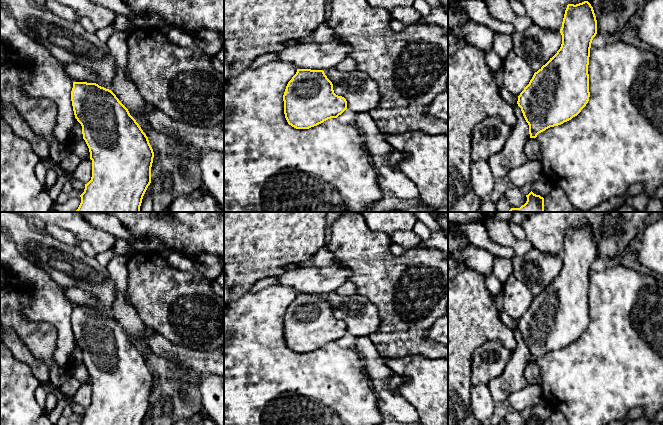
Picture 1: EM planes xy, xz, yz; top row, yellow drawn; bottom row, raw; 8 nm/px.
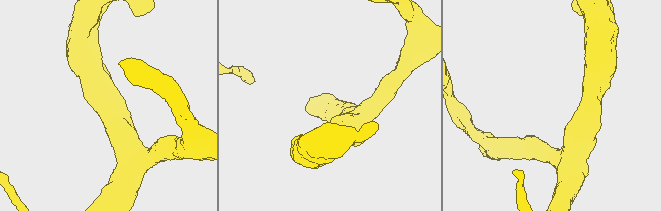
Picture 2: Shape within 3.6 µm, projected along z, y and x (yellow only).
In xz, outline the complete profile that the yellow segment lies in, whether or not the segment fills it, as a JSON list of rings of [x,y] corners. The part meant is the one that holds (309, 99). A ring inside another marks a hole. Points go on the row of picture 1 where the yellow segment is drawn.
[[[297,69],[286,86],[283,101],[285,118],[296,129],[317,126],[347,109],[346,99],[334,93],[323,70]]]

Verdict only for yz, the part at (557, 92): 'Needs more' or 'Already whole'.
Already whole

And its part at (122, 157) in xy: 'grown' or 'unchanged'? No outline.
unchanged

